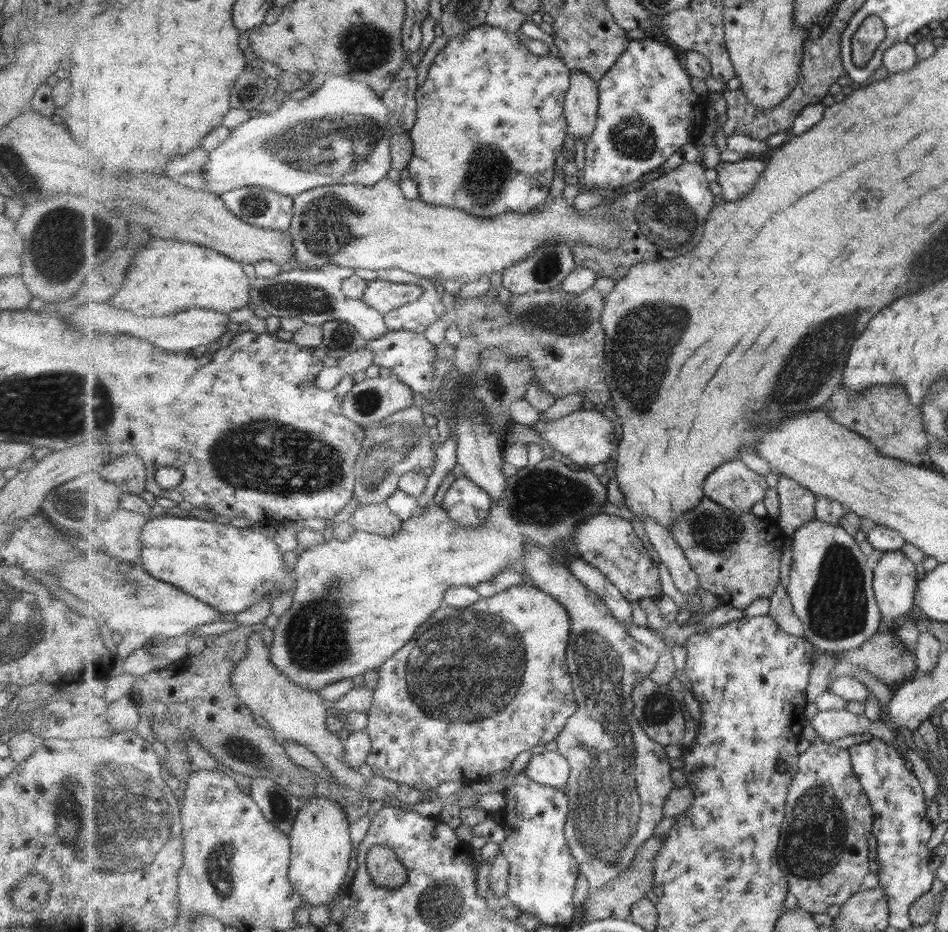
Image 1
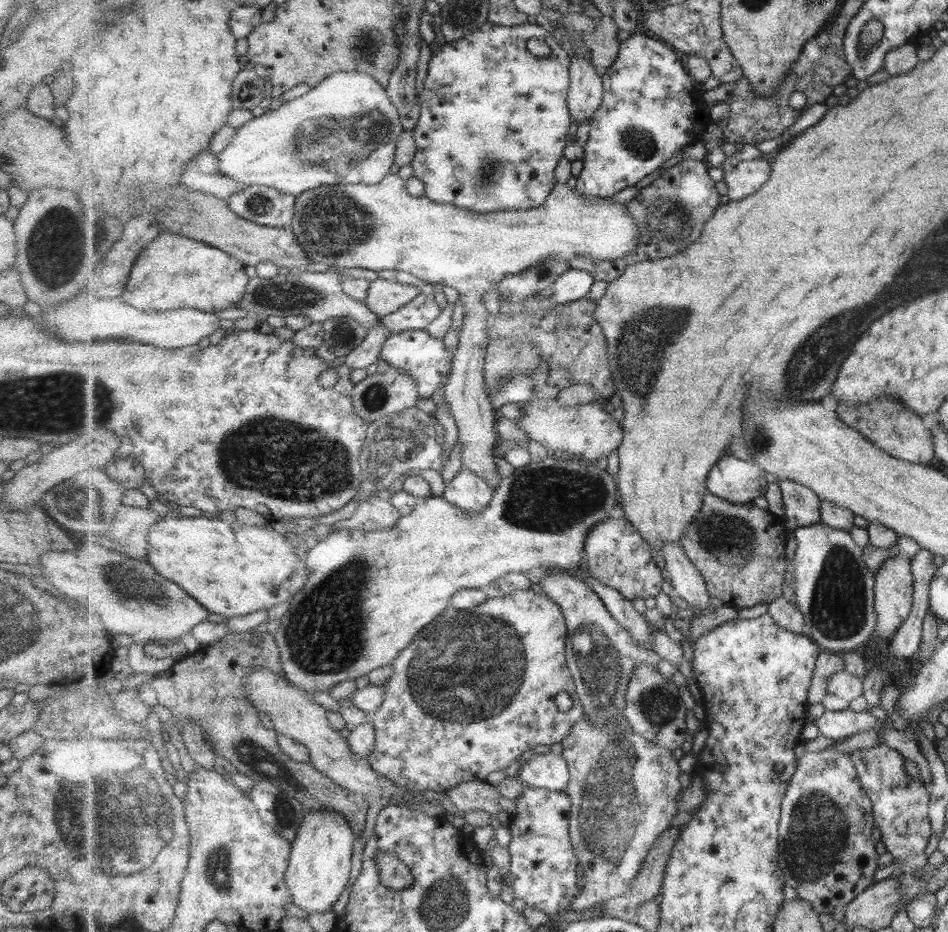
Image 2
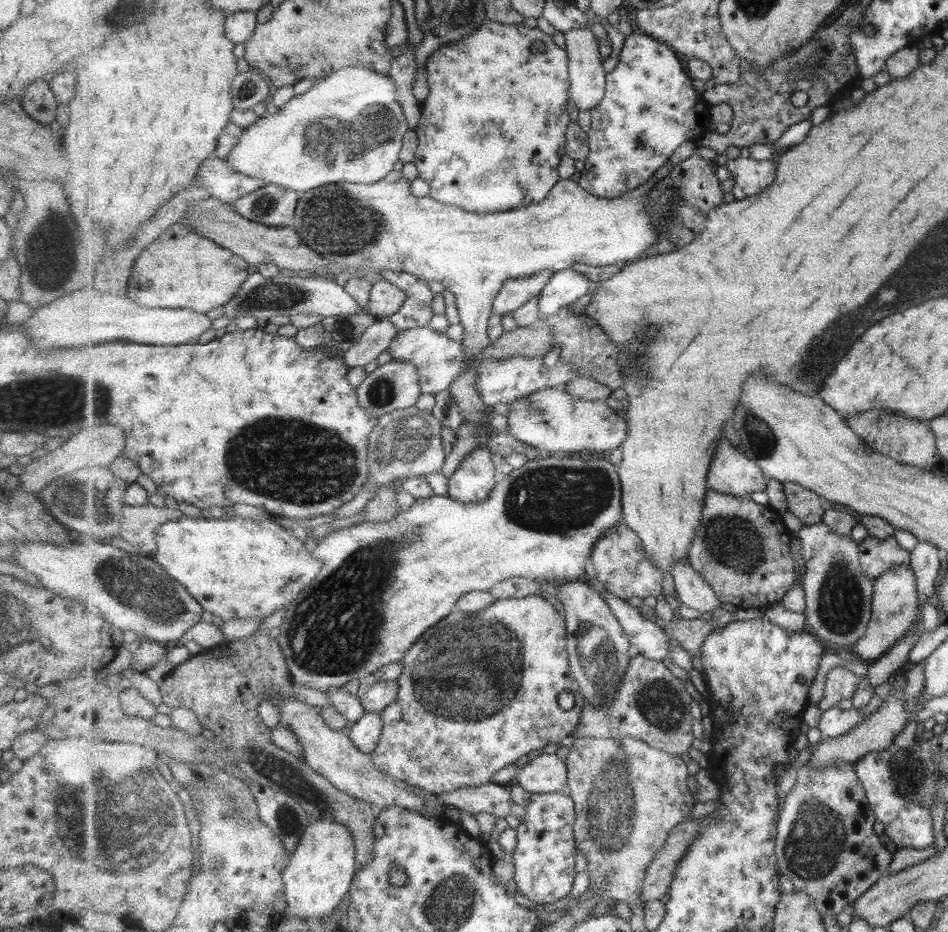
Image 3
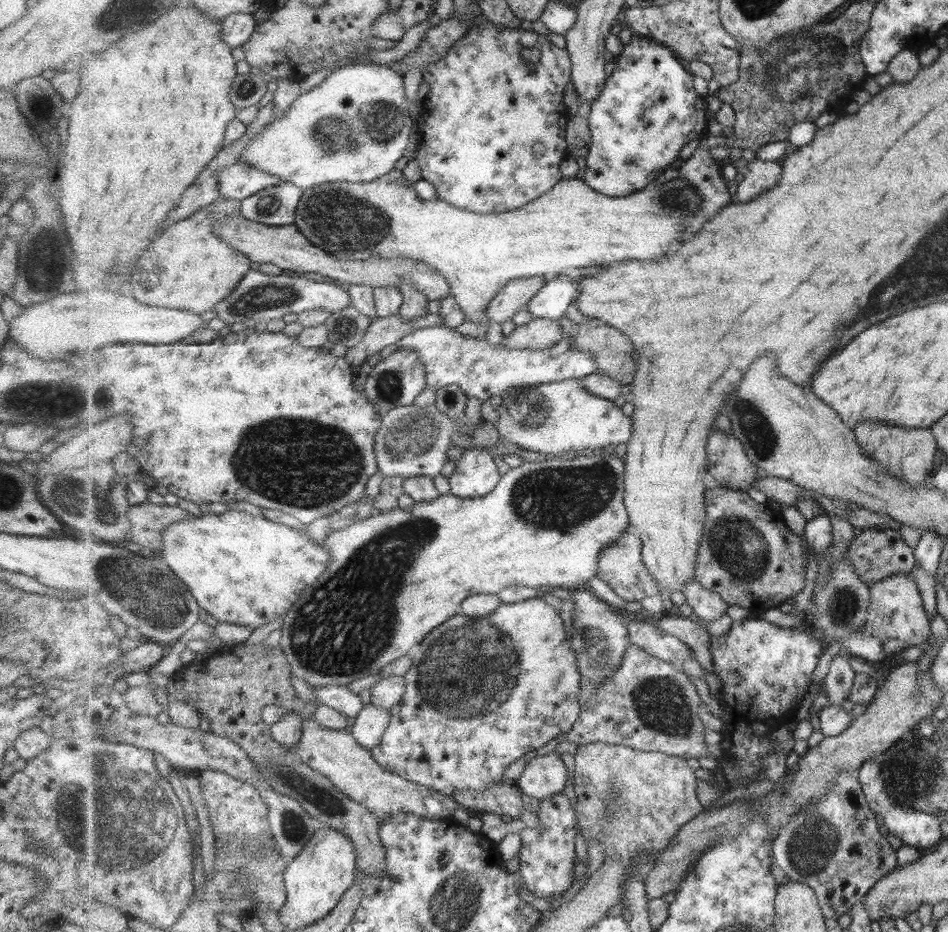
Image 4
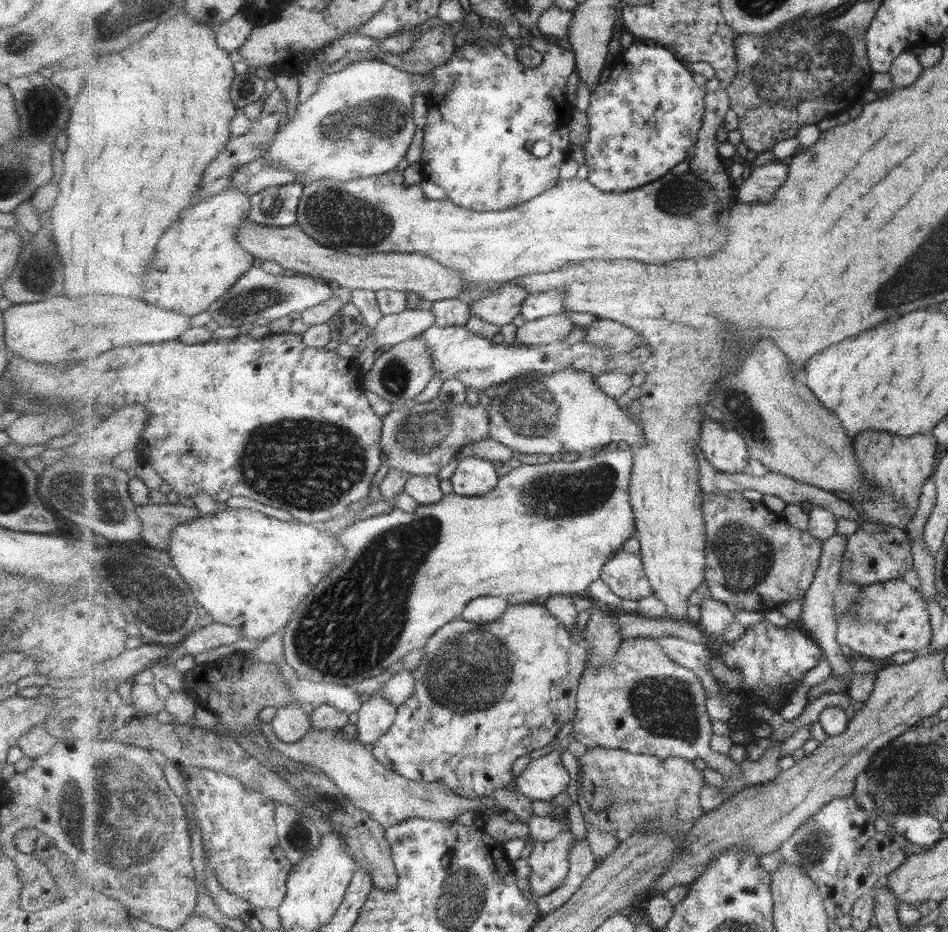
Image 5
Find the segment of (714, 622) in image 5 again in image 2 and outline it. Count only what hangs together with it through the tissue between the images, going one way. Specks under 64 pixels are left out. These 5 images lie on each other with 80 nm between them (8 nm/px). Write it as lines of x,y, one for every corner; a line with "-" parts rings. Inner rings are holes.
667,543
663,550
663,558
675,596
680,596
689,606
695,606
707,613
713,596
707,589
705,578
686,556
682,546

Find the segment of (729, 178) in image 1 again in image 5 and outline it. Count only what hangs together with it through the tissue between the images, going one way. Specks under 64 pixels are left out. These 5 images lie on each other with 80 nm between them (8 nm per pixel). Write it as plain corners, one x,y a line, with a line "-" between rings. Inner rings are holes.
752,163
751,174
748,179
735,190
735,200
745,204
755,204
755,202
769,202
777,194
789,174
789,167
785,164
772,163
757,166

